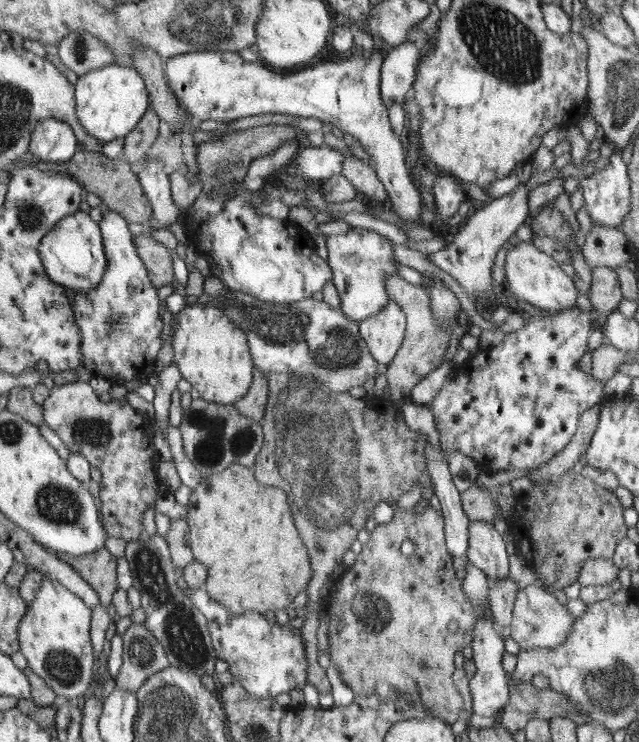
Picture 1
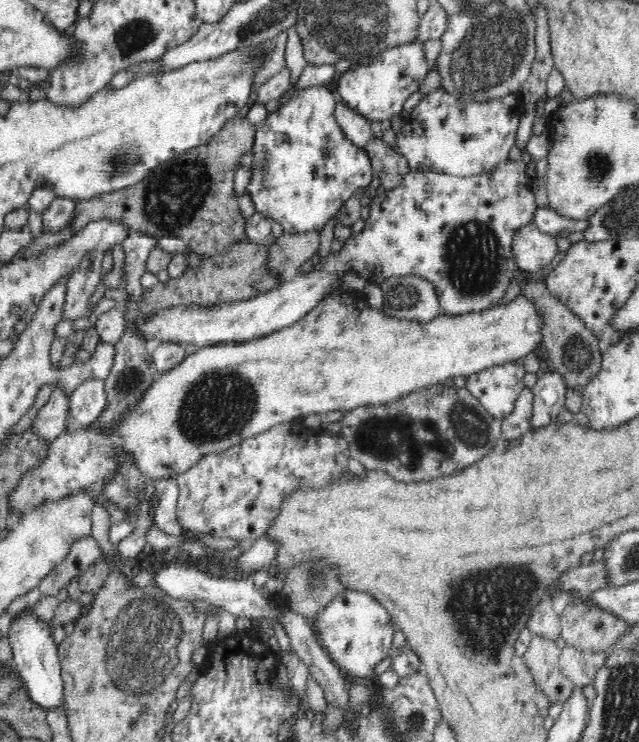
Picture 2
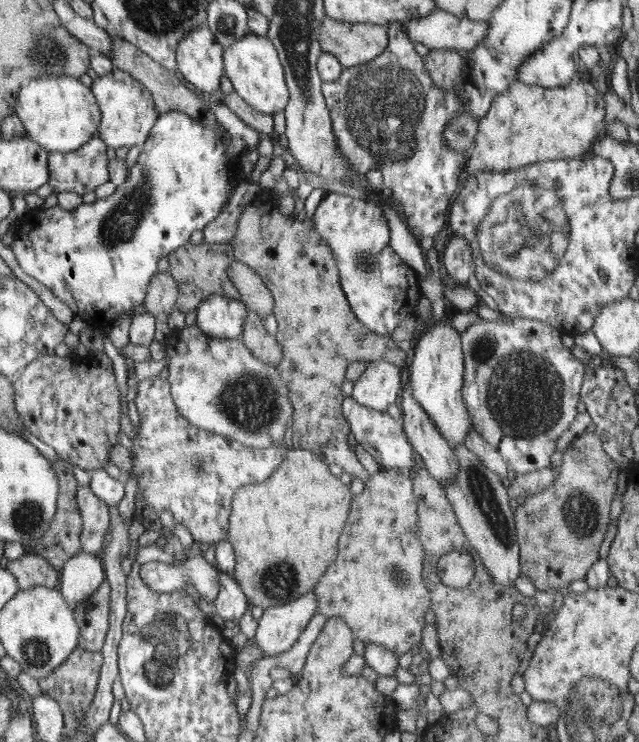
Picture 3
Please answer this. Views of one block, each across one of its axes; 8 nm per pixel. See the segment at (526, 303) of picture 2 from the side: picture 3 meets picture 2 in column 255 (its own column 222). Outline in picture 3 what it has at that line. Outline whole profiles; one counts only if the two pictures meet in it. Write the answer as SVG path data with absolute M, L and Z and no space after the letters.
M196 324L174 329L163 345L172 398L188 422L258 449L284 441L294 407L276 364L260 361L241 339L210 338Z

